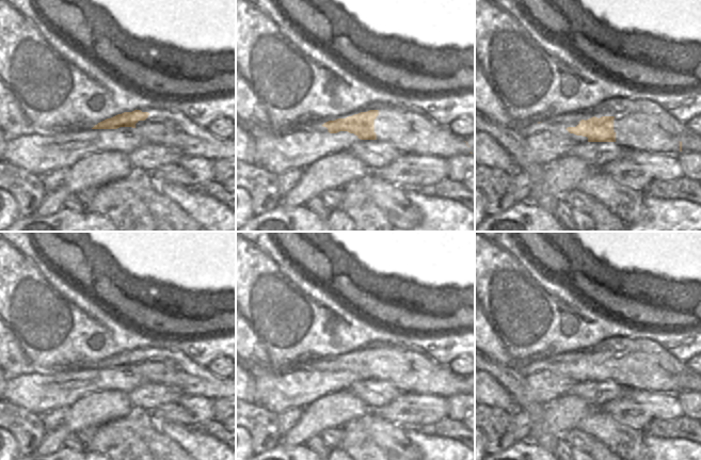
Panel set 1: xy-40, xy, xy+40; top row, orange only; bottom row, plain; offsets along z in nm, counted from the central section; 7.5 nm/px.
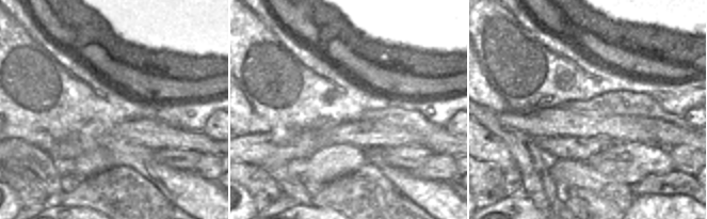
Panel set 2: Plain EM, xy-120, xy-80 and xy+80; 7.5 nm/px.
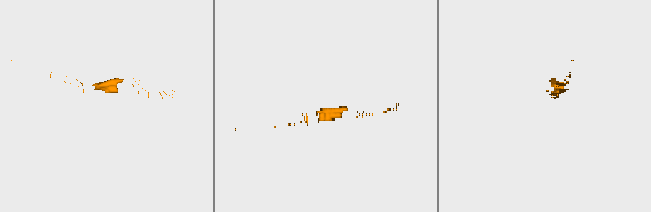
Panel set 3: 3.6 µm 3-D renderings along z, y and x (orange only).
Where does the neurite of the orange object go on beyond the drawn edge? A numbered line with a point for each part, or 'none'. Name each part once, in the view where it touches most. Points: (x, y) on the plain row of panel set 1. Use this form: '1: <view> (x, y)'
1: xy (411, 371)

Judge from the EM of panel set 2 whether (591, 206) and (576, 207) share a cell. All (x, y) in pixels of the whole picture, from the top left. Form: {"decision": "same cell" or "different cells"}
{"decision": "different cells"}

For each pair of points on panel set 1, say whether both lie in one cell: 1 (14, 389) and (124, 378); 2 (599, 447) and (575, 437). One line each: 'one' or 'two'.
1: one
2: one

